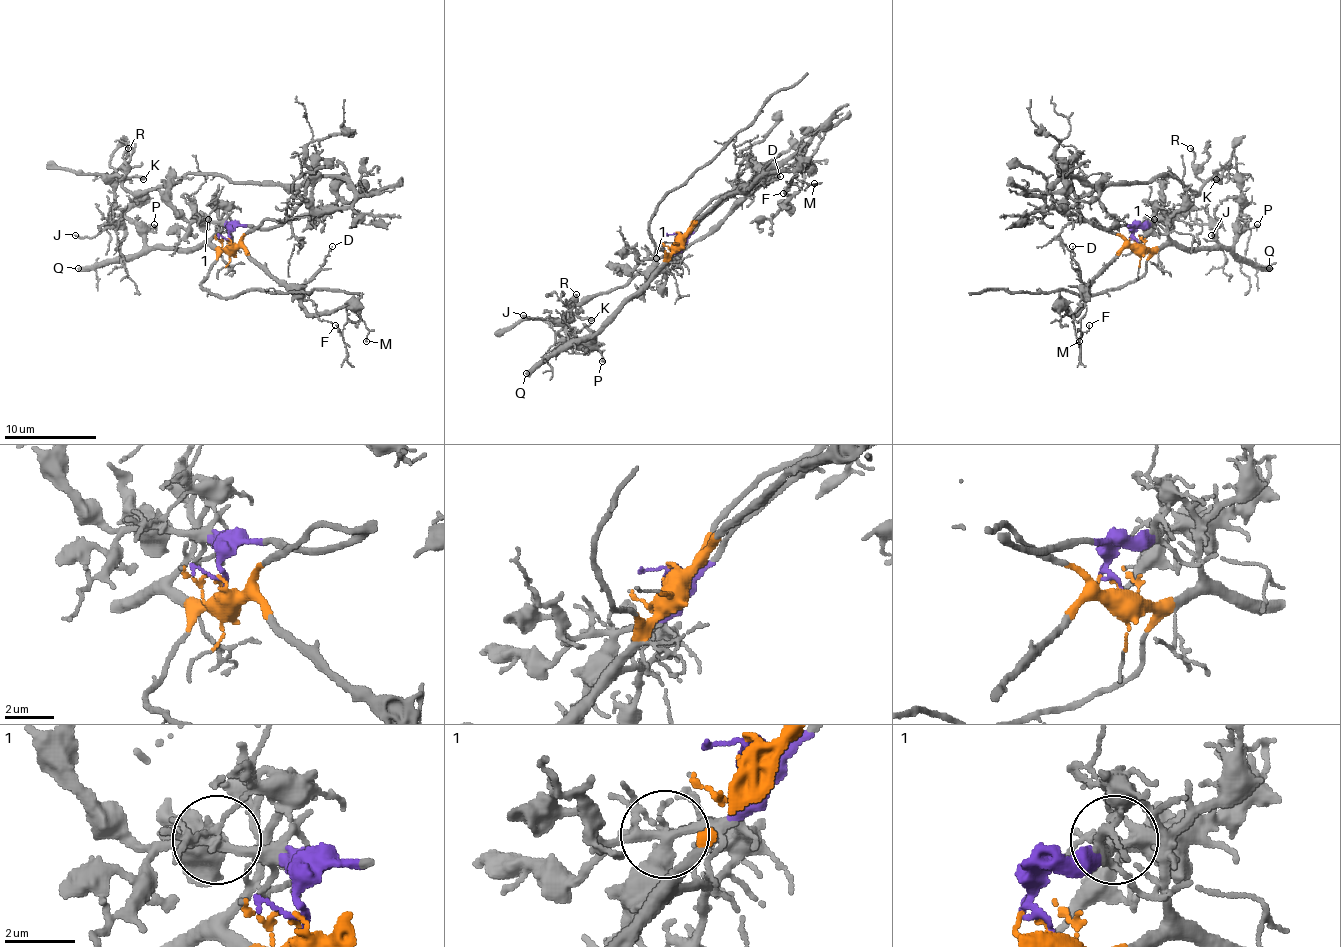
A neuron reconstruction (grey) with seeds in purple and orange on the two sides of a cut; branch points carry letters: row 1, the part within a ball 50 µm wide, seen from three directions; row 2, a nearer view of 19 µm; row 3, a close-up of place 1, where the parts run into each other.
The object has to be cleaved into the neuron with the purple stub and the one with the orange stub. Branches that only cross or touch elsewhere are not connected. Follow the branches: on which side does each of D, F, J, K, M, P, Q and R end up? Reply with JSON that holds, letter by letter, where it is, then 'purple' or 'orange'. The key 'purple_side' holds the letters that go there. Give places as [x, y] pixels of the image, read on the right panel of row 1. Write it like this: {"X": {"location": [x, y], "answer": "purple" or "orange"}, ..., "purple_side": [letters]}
{"D": {"location": [1072, 246], "answer": "orange"}, "F": {"location": [1089, 325], "answer": "orange"}, "J": {"location": [1211, 235], "answer": "orange"}, "K": {"location": [1216, 179], "answer": "purple"}, "M": {"location": [1079, 341], "answer": "orange"}, "P": {"location": [1257, 224], "answer": "orange"}, "Q": {"location": [1269, 268], "answer": "orange"}, "R": {"location": [1190, 148], "answer": "purple"}, "purple_side": ["K", "R"]}

